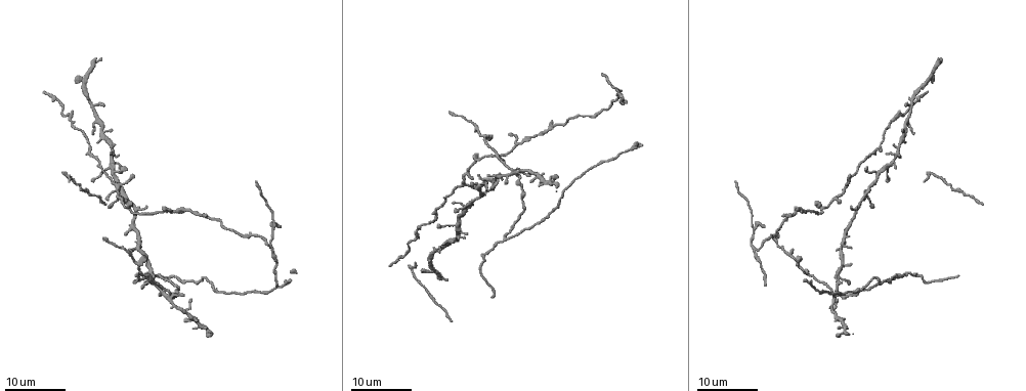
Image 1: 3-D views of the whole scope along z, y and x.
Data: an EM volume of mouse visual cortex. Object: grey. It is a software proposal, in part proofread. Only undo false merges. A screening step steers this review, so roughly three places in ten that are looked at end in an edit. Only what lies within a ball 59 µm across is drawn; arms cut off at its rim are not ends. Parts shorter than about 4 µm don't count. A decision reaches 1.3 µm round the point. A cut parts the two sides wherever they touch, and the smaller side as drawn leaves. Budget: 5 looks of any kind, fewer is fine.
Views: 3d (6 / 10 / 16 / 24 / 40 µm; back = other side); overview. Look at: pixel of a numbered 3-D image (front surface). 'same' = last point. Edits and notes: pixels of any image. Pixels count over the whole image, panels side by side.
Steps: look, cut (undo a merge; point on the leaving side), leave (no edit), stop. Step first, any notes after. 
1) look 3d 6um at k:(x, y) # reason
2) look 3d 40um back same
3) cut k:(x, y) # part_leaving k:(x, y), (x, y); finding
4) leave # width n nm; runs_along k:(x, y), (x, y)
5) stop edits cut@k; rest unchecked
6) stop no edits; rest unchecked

look 3d 24um at 1:(486, 180) # thin neck

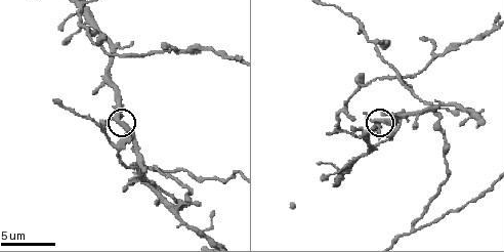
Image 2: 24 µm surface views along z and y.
look 3d 10um at 2:(123, 126)

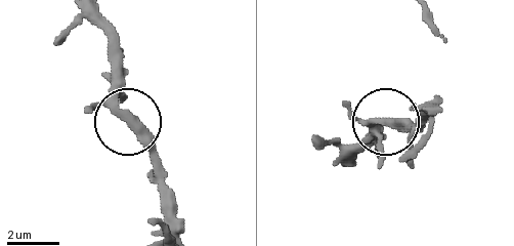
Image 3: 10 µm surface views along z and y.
leave # width 280 nm; runs_along 3:(95, 9), (113, 42), (113, 88), (124, 121), (163, 172); continuous, no second neuron

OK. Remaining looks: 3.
look 3d 16um at 2:(176, 200) # four arms meet

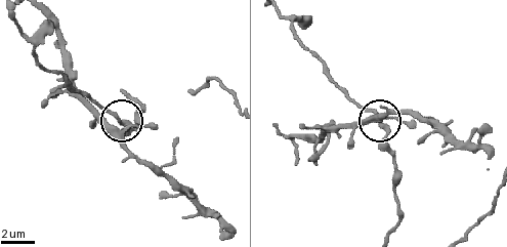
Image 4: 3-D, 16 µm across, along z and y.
look 3d 6um at 4:(124, 121)

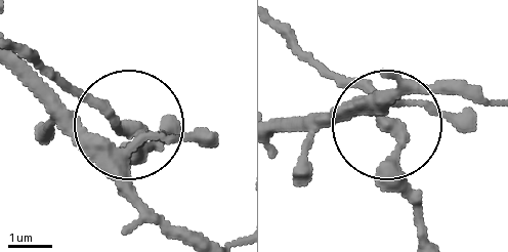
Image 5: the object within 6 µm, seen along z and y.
leave # continuous, no second neuron

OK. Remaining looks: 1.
stop no edits; rest unchecked

